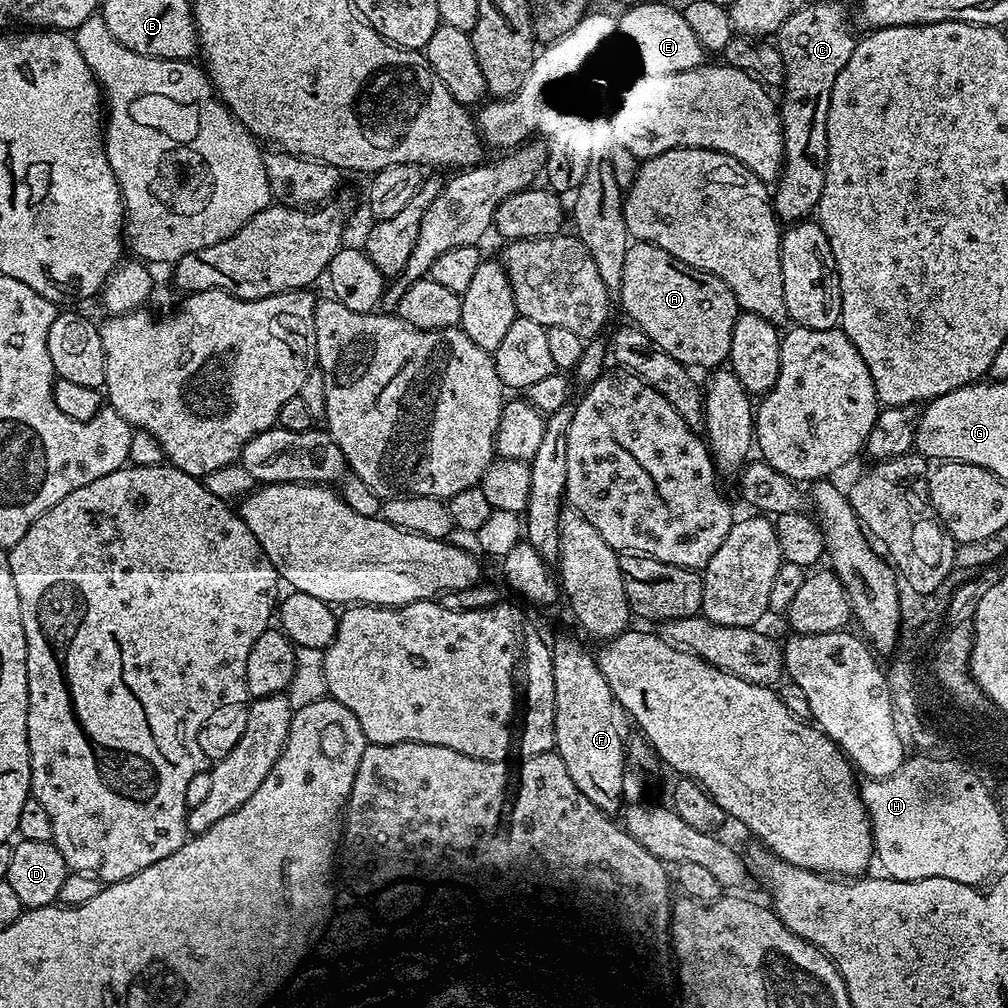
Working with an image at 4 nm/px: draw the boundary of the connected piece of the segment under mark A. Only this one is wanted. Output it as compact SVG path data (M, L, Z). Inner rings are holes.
M643 242L629 243L626 250L626 262L622 265L622 290L618 304L624 307L631 323L647 334L653 344L658 345L670 358L689 369L708 368L716 370L725 363L730 354L734 326L738 315L736 296L732 288L709 272L692 268L686 262L674 258L669 252L663 252L658 246Z

